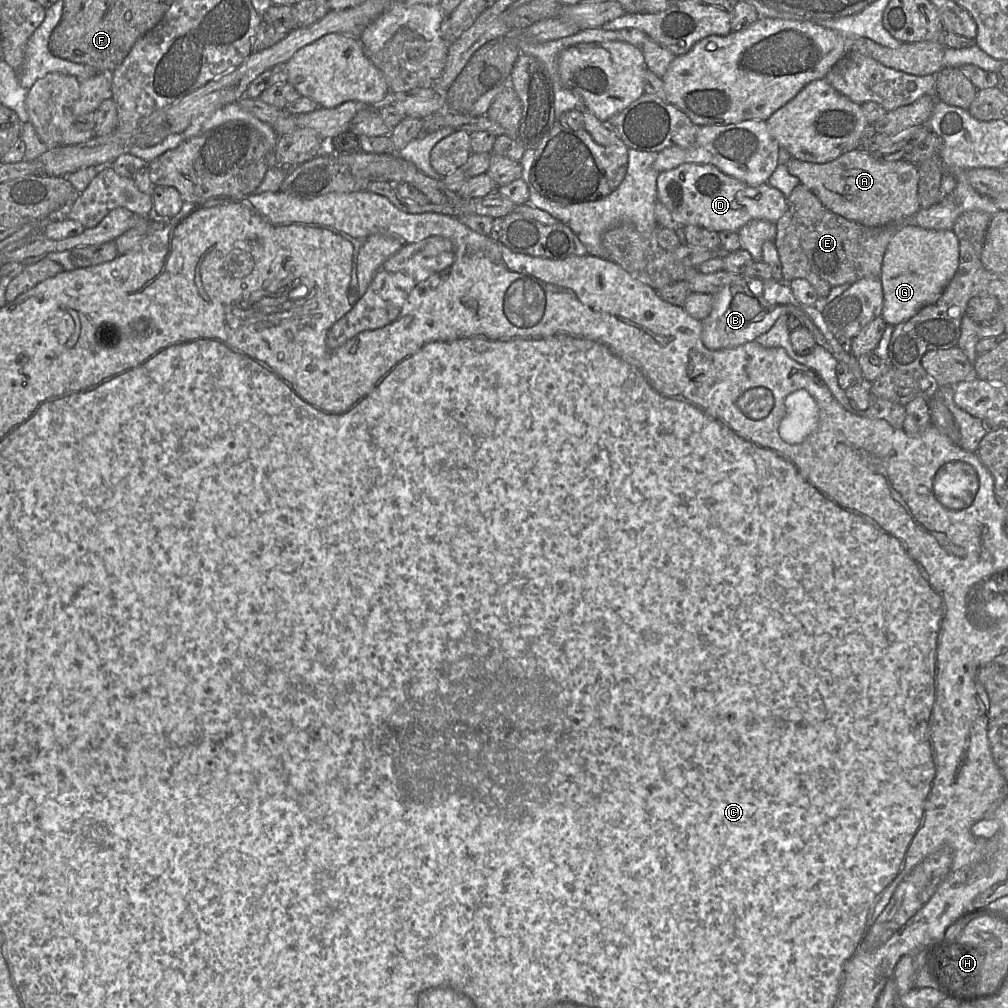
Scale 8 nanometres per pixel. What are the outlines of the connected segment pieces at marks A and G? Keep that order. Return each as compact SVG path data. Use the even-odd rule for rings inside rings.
M854 149L822 164L791 158L786 167L827 209L864 226L900 224L920 209L917 165L905 160L881 161L869 152Z
M917 225L901 227L889 241L881 266L882 317L887 325L906 322L923 307L935 303L955 275L958 264L959 242L952 230L928 230Z

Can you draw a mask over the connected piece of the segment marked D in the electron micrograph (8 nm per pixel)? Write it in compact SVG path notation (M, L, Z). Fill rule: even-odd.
M685 163L659 173L657 200L684 226L695 225L711 231L738 232L752 220L776 223L787 211L788 201L781 191L768 183L749 186L710 164Z

